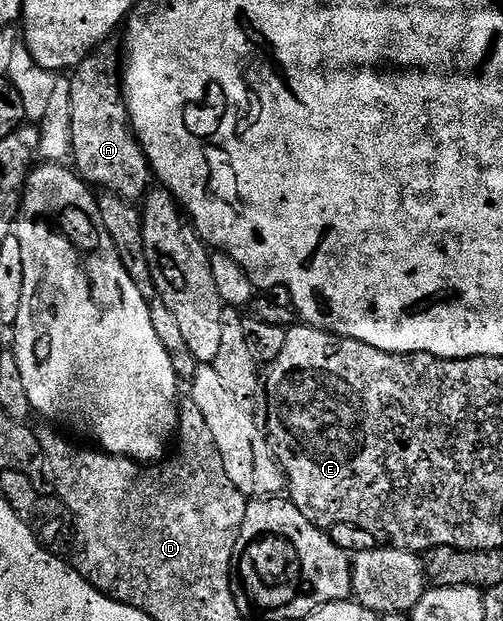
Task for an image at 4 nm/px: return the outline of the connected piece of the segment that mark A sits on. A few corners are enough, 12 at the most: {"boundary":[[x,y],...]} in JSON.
{"boundary":[[114,42],[69,77],[71,155],[95,189],[141,201],[148,158]]}

